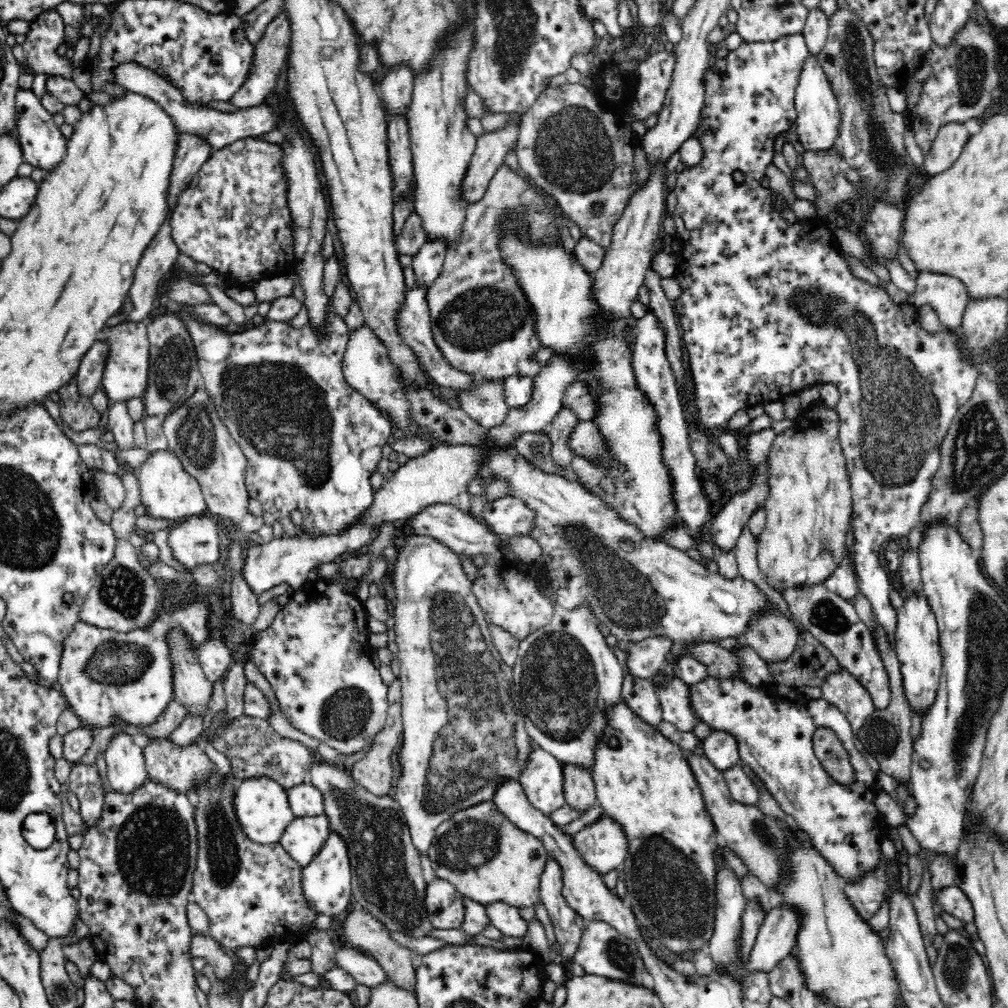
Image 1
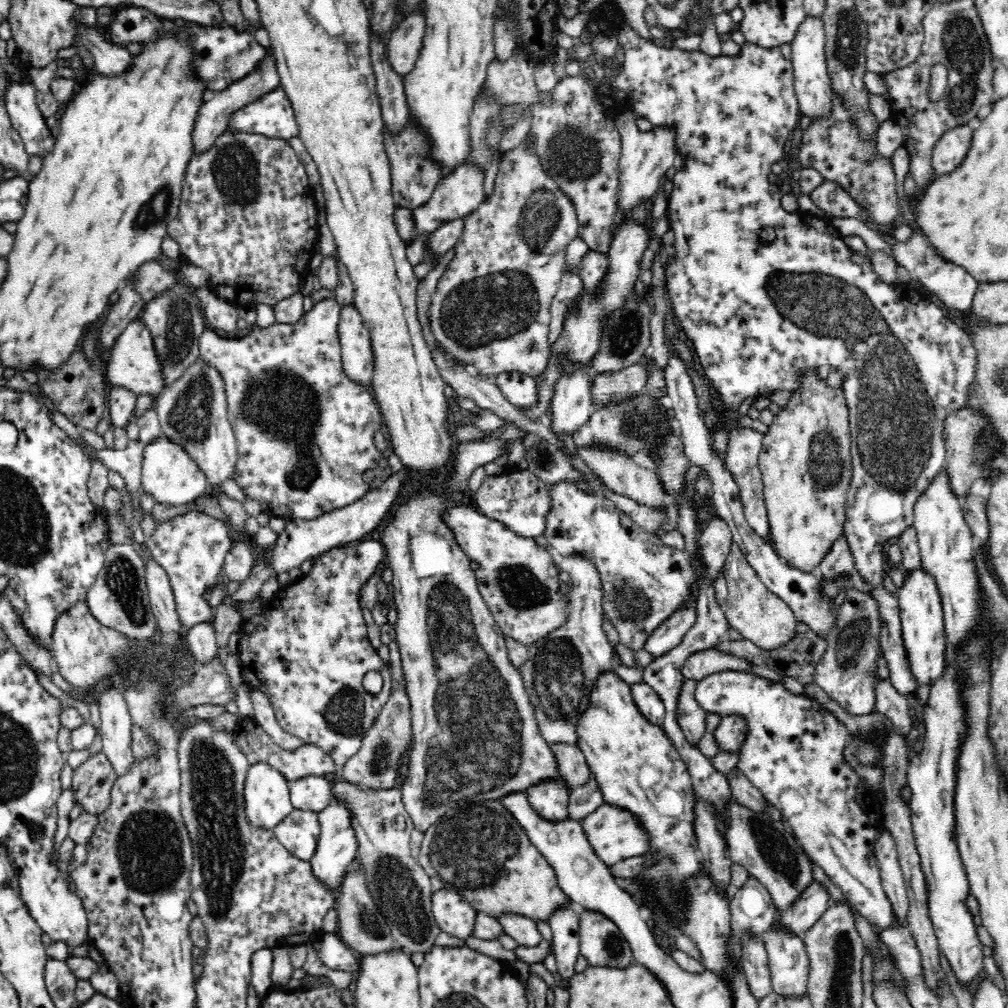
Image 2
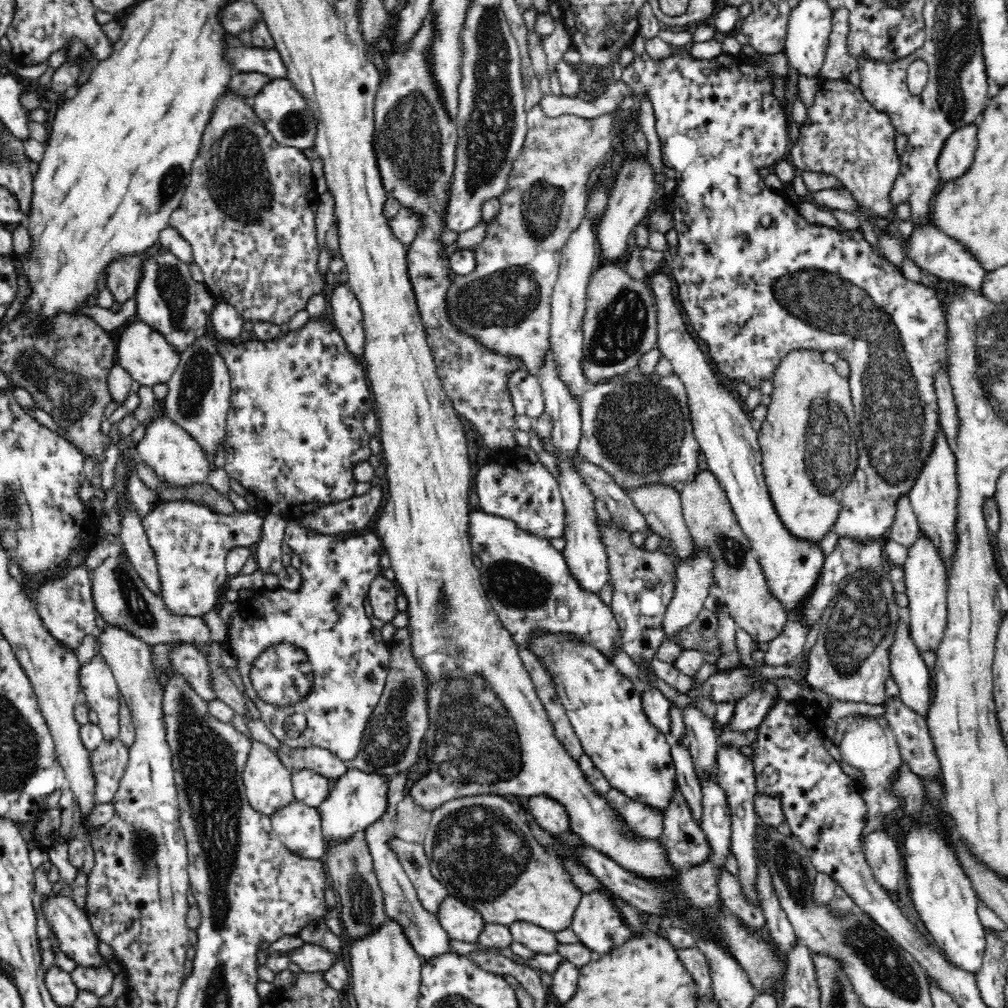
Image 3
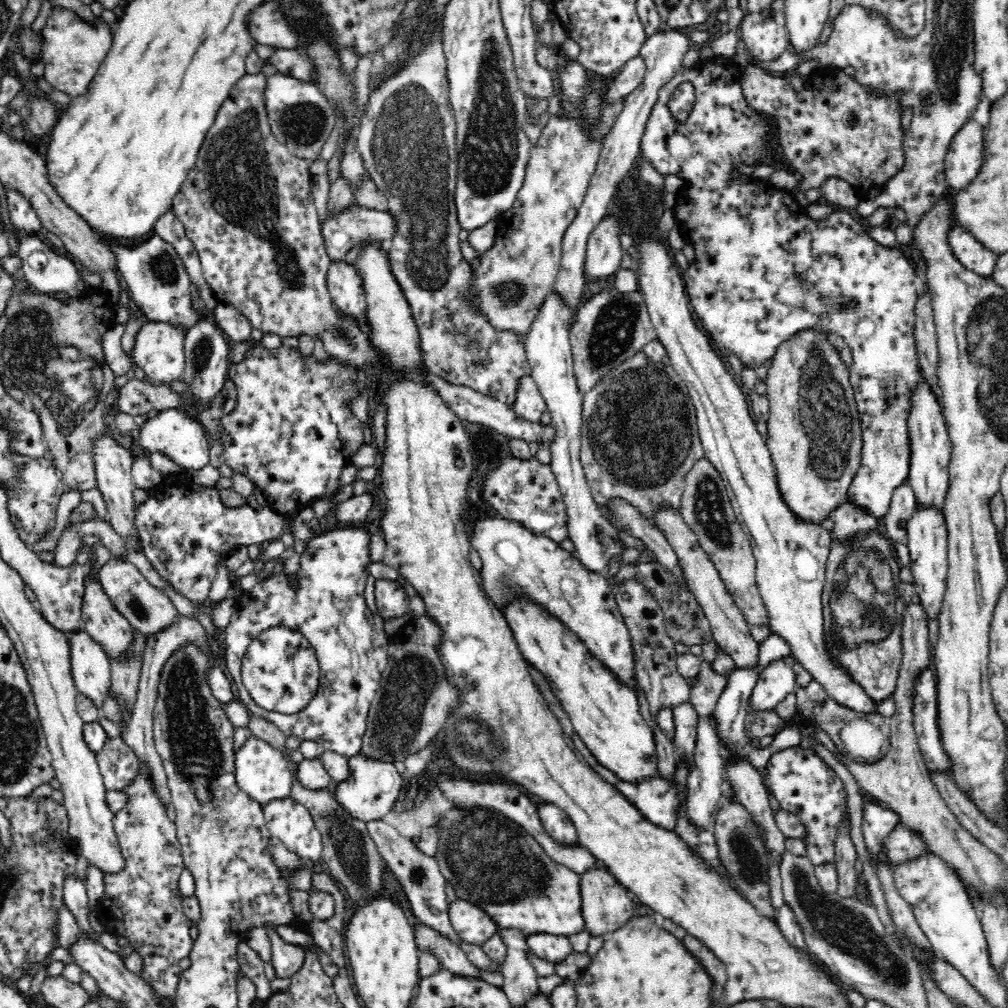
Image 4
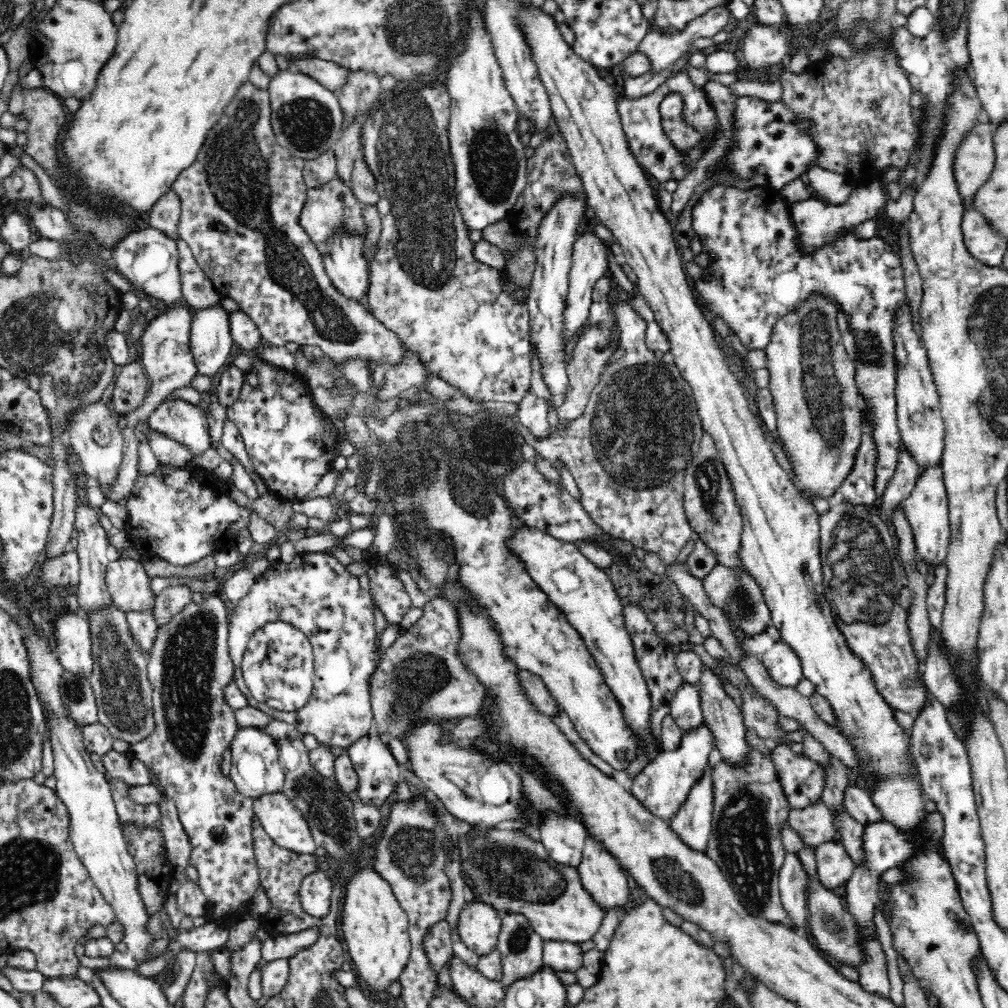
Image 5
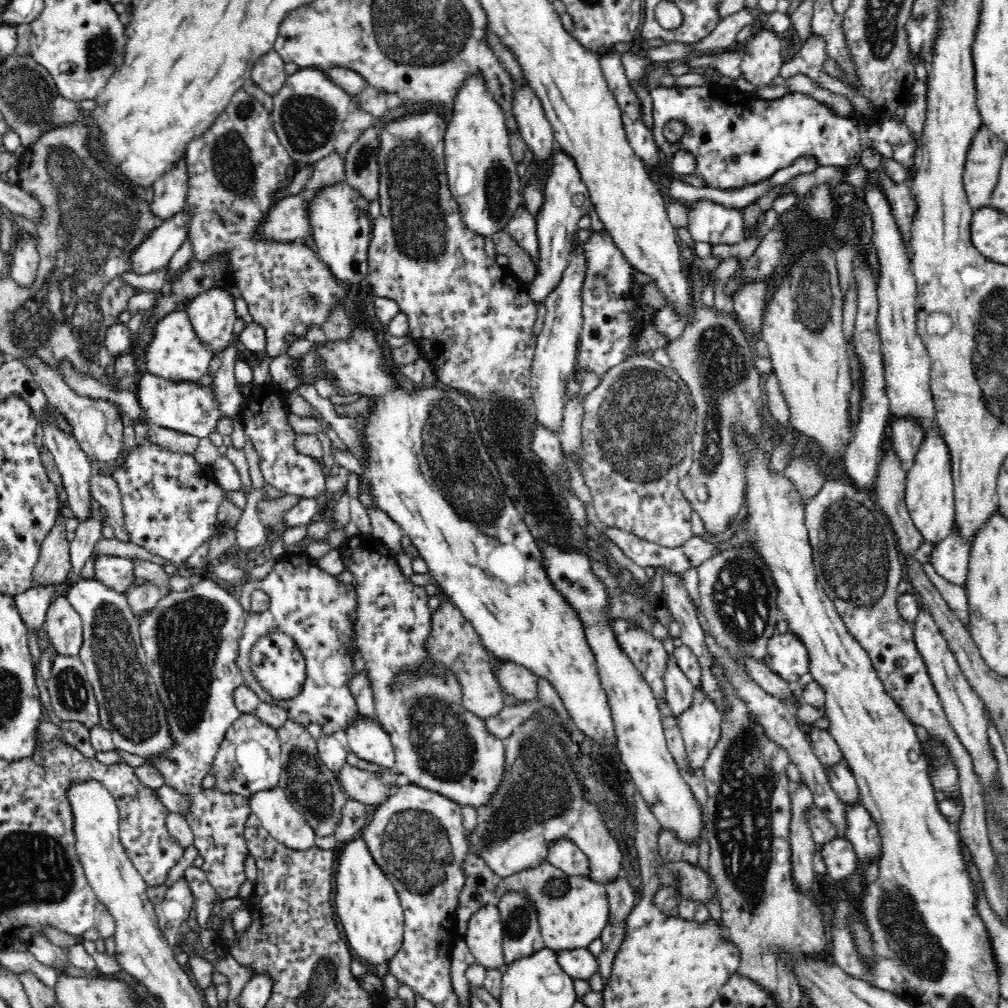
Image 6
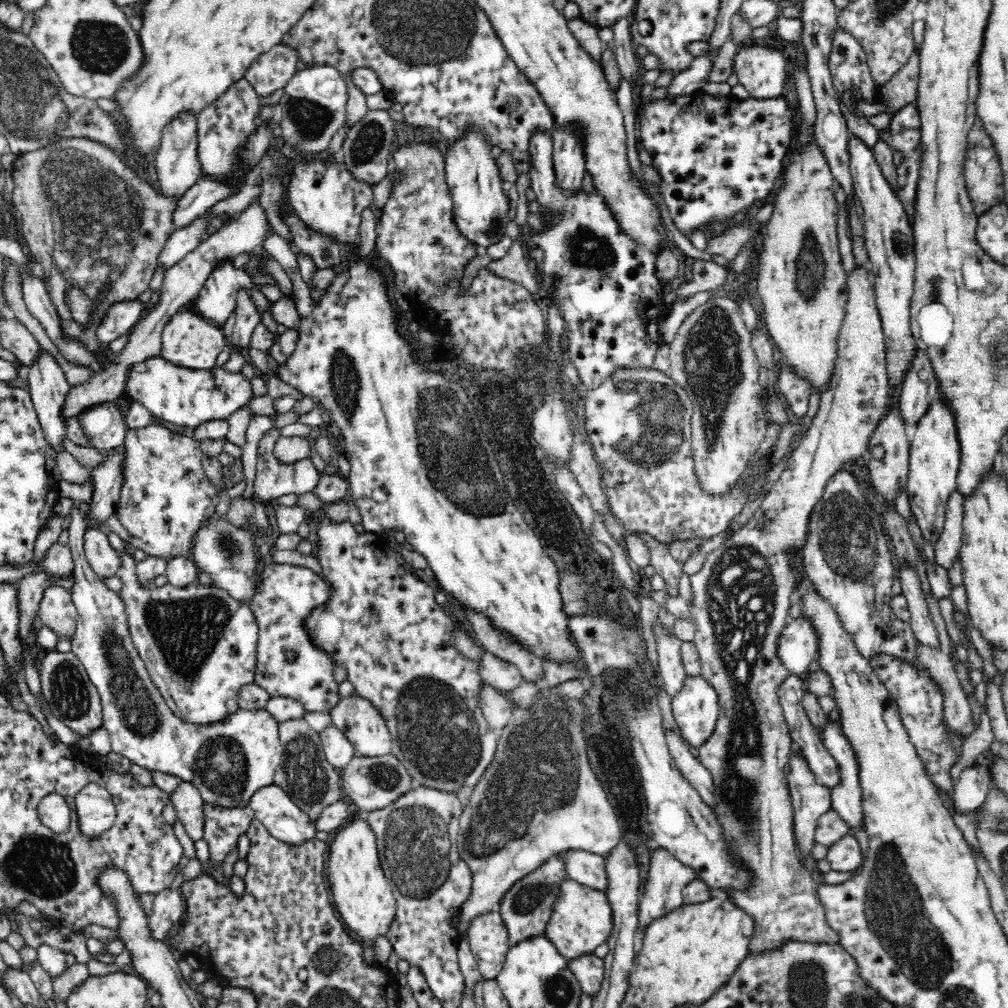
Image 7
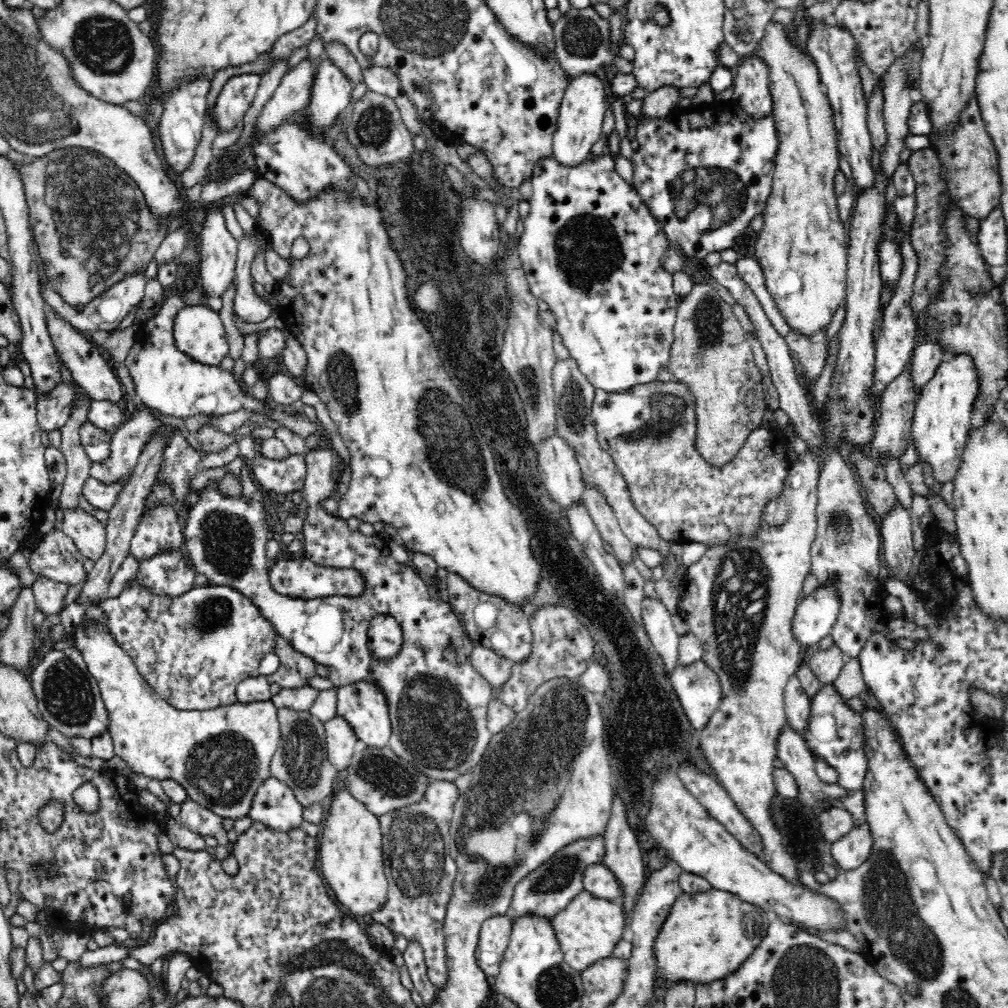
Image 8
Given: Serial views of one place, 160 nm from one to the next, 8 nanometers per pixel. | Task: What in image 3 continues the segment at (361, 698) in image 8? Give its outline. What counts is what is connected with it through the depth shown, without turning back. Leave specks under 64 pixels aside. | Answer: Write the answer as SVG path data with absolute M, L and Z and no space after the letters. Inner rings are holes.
M350 766L344 776L333 780L330 794L317 808L318 812L320 812L320 818L322 819L321 826L323 827L324 842L326 842L324 858L328 856L328 842L336 841L336 839L340 838L346 839L354 833L364 832L370 824L374 824L376 820L380 820L380 818L386 814L386 810L388 810L388 806L390 806L390 803L388 803L388 782L390 782L388 775L364 772L354 766Z

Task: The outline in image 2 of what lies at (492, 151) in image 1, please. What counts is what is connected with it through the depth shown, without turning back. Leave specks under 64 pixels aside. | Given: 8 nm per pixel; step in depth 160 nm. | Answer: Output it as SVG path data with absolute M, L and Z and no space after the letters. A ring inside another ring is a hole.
M468 163L458 165L451 172L448 172L439 181L436 190L432 194L430 201L426 204L412 209L412 218L416 233L418 234L432 234L445 222L452 220L454 217L464 217L472 214L480 203L485 199L484 197L484 180L485 173L470 167Z

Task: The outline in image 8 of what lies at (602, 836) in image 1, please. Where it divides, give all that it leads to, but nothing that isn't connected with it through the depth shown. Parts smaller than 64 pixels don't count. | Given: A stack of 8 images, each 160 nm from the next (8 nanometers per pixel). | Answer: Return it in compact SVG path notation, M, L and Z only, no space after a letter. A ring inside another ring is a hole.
M702 659L687 665L676 664L668 673L688 719L697 730L702 730L722 700L722 685L718 673Z

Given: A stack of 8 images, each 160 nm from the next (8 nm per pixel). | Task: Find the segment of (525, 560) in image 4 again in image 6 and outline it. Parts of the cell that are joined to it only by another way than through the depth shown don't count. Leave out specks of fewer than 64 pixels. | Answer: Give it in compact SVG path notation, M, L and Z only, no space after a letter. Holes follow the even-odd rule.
M538 542L538 546L546 557L552 583L555 583L556 589L560 590L582 620L588 643L595 655L599 679L610 705L615 746L635 782L634 788L663 830L675 834L682 845L699 847L700 842L706 840L703 807L686 781L687 775L677 765L668 748L664 734L664 717L658 709L659 701L656 700L654 691L640 676L632 662L625 658L613 638L610 629L612 619L608 619L604 613L608 604L606 589L591 572L591 561L586 555L546 546L543 542Z

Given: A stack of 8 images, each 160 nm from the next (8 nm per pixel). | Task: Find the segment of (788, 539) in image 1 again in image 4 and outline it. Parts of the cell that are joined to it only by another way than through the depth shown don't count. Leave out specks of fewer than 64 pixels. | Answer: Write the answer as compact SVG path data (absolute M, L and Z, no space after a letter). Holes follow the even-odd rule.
M812 327L796 331L778 344L764 381L765 395L770 403L765 442L776 465L780 492L794 513L808 521L821 523L846 498L861 465L861 420L850 382L849 366L830 342L830 334L820 327Z

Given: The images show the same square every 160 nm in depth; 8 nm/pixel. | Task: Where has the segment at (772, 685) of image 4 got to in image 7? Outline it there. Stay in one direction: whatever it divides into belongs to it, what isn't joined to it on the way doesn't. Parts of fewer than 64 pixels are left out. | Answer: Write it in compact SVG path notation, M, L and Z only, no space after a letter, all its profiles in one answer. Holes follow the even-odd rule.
M809 616L790 620L779 641L779 656L790 674L806 672L808 665L819 656L818 629Z

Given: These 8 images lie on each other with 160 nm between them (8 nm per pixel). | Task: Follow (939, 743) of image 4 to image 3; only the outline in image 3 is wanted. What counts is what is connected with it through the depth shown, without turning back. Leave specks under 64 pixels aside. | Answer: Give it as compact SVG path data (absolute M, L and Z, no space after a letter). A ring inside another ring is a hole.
M905 616L899 620L894 639L890 670L894 682L900 687L899 698L906 708L927 719L934 683L919 648L915 647Z

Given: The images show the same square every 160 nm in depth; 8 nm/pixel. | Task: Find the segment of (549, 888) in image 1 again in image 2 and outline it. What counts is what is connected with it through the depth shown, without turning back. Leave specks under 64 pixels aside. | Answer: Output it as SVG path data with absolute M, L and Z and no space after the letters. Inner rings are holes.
M578 908L556 910L548 920L553 934L552 946L558 976L562 982L570 982L576 974L576 959L579 955Z

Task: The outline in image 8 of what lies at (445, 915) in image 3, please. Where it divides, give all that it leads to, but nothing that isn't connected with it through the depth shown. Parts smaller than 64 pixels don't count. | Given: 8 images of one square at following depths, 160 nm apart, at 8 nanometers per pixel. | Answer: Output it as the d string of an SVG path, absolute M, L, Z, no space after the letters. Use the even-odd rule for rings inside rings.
M498 915L484 920L480 928L476 960L488 976L499 974L499 966L507 949L511 933L511 919Z

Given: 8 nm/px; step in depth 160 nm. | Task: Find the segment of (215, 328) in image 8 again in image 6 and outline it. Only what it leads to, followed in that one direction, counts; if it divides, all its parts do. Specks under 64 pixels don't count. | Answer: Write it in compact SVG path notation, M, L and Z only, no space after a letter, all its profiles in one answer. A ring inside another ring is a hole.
M174 311L158 320L142 369L163 378L196 382L210 370L210 360L213 357L214 353L208 350L208 344L194 330L187 311Z

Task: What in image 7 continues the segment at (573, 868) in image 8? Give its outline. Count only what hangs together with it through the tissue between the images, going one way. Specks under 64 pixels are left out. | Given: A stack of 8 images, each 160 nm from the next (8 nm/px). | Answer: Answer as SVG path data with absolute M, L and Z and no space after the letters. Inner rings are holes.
M560 853L555 854L540 868L530 872L522 880L518 880L510 892L504 894L504 900L499 906L499 913L506 921L508 933L510 933L510 940L508 940L510 946L529 935L539 935L545 932L546 926L551 920L554 906L556 906L560 888L562 888L564 880L571 879L566 868L565 856L561 856Z

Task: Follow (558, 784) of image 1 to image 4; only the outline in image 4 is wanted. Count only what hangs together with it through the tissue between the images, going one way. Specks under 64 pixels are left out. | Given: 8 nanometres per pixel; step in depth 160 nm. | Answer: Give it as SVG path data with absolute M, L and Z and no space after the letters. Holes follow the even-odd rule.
M539 801L538 814L545 833L558 846L562 848L581 846L580 839L578 839L578 829L559 806Z

